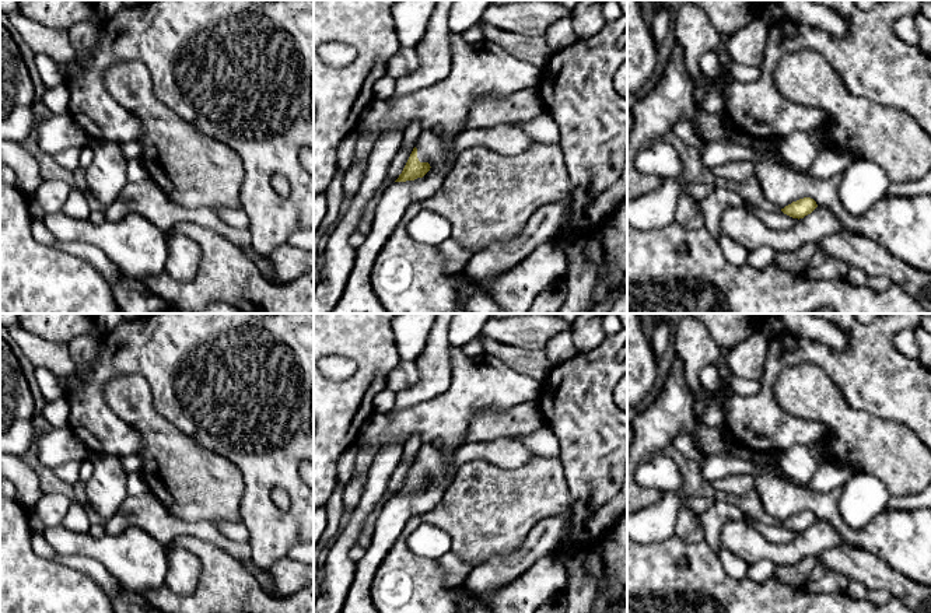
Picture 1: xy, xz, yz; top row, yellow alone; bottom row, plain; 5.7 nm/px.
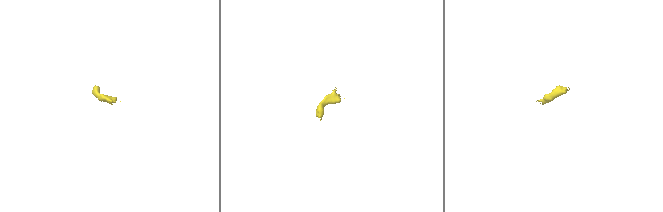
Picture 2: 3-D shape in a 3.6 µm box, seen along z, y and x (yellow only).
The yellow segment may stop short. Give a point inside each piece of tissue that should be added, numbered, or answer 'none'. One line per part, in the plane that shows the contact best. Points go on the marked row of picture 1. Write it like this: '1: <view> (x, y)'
1: xz (508, 140)

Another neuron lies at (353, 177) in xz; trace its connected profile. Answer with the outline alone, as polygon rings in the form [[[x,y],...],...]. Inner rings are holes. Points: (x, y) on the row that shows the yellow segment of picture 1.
[[[351,164],[344,172],[343,178],[343,196],[354,197],[365,175],[367,164]]]

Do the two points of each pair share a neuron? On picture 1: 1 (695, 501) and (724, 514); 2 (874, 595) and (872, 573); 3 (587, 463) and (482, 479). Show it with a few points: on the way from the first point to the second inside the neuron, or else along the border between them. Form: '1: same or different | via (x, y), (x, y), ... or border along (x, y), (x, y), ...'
1: different | border along (716, 501), (700, 514)
2: different | border along (870, 588), (884, 588), (892, 596)
3: different | border along (559, 458), (570, 500)

